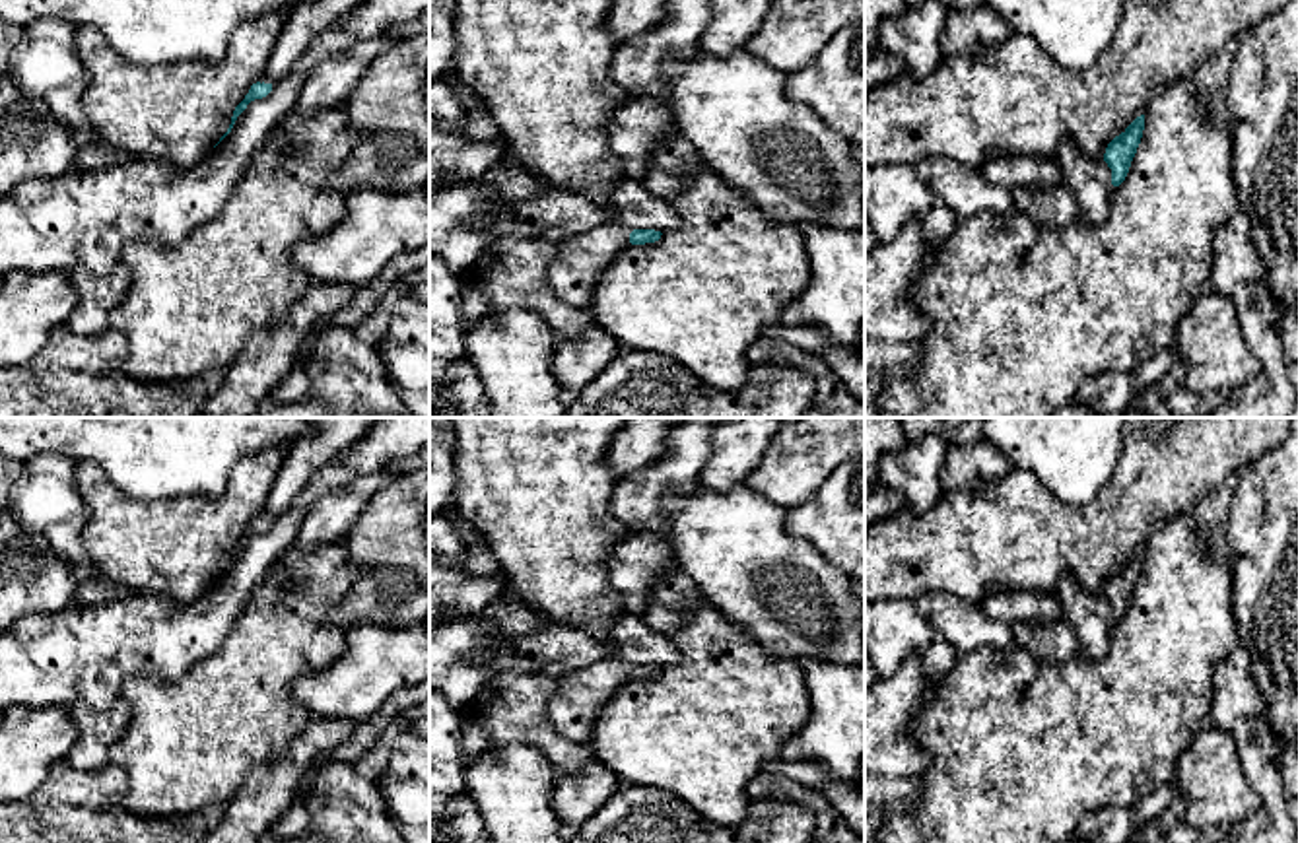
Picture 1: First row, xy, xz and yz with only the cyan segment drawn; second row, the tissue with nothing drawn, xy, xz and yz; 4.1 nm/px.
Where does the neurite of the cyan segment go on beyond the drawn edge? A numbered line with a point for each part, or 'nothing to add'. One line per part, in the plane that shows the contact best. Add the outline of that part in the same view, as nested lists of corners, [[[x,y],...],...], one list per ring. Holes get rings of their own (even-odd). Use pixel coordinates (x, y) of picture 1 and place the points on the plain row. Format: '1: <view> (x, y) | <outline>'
1: xy (329, 436) | [[[307,418],[311,431],[286,449],[266,499],[264,519],[291,509],[313,474],[363,437],[377,418]]]
2: xz (580, 698) | [[[602,658],[581,670],[564,672],[548,707],[554,728],[577,744],[591,744],[597,717],[616,688],[632,680],[632,666],[622,658]]]

